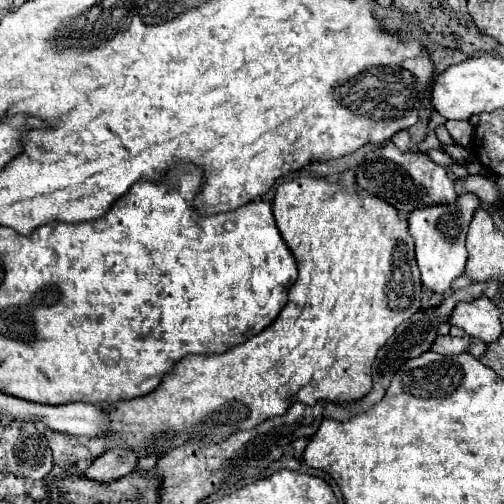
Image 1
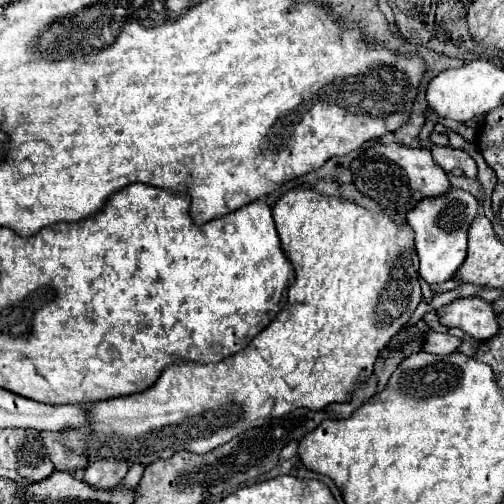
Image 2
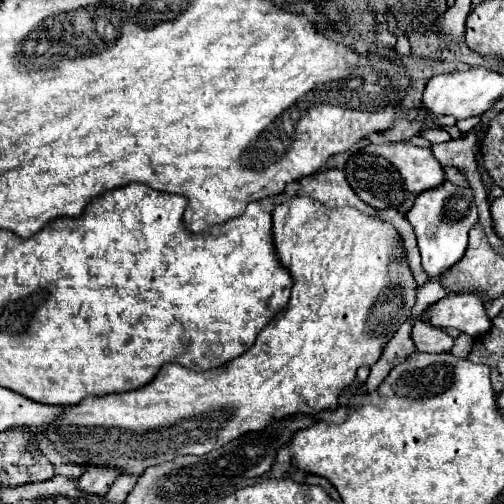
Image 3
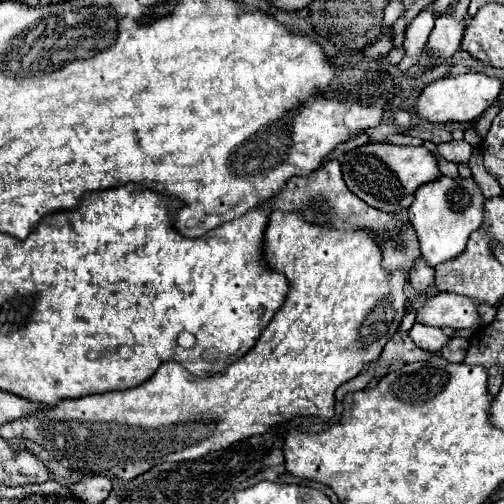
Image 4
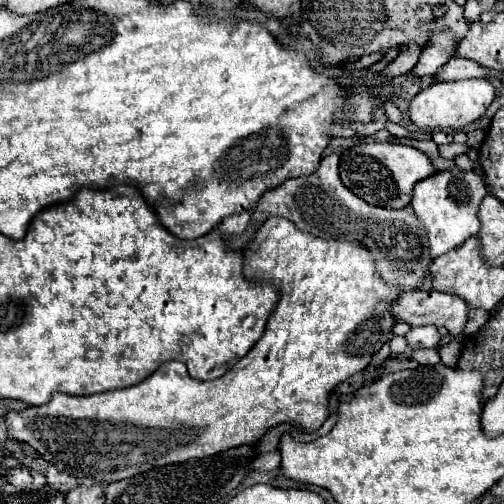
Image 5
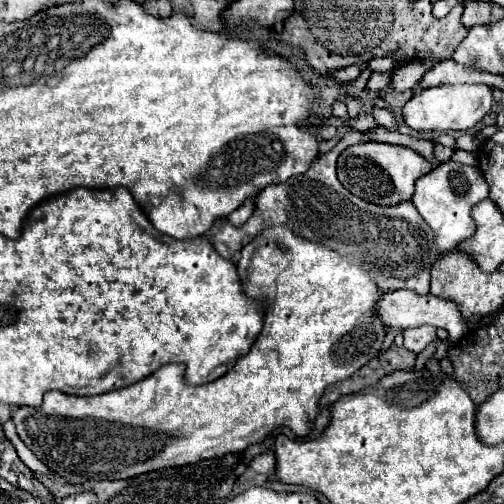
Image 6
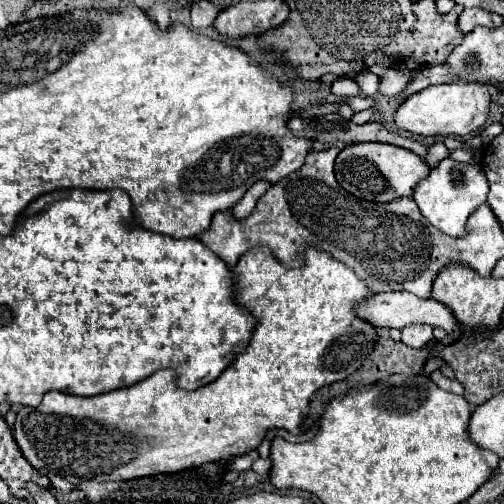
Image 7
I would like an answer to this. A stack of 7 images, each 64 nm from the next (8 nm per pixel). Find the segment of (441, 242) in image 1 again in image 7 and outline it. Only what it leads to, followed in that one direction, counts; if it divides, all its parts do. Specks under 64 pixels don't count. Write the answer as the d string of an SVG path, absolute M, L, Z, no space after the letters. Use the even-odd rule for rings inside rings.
M444 158L436 168L430 170L424 180L420 180L414 190L414 200L426 220L432 222L432 226L452 238L460 238L466 234L466 220L470 218L470 214L486 202L486 194L488 180L480 164L460 164L452 158Z

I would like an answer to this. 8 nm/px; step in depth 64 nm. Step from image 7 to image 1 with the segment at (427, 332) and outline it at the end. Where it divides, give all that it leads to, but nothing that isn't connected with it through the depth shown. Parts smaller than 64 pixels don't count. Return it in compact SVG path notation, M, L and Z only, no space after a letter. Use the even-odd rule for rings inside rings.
M450 334L448 336L438 336L430 350L438 352L438 354L460 354L460 352L466 352L468 342L470 342L468 336L462 336L462 338L454 338Z

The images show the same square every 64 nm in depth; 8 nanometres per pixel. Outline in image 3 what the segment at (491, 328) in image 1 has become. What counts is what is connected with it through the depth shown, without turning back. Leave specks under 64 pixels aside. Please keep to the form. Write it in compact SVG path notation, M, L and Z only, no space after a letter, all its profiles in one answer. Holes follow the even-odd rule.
M448 294L438 302L430 304L428 320L436 328L458 328L470 336L480 336L492 326L492 320L486 316L482 300L476 294Z

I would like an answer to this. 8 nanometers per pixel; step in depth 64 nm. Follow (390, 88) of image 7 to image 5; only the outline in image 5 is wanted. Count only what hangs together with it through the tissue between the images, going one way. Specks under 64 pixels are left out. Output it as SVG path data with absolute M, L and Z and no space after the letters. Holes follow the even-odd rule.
M438 32L438 36L432 38L432 44L422 50L420 60L410 70L410 74L416 76L416 78L436 74L436 70L448 62L452 52L454 52L452 32Z

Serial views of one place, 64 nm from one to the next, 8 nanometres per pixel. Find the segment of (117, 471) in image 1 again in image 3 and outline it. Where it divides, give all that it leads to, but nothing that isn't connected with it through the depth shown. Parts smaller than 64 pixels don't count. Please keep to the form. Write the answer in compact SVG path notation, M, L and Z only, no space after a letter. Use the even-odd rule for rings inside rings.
M88 466L86 472L80 476L78 480L78 488L86 494L94 494L94 496L106 496L106 492L110 490L112 482L118 478L120 474L116 472L116 468L96 468L96 466Z

